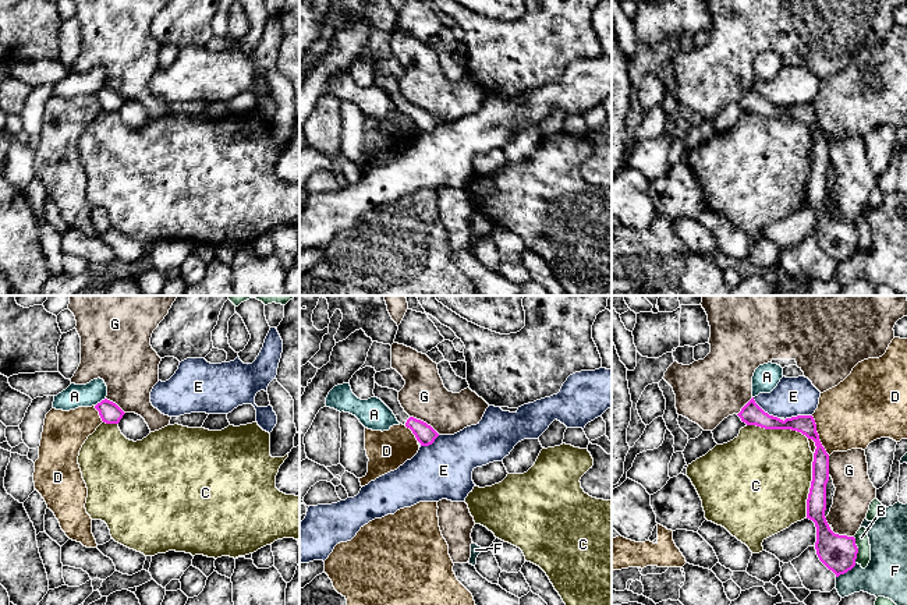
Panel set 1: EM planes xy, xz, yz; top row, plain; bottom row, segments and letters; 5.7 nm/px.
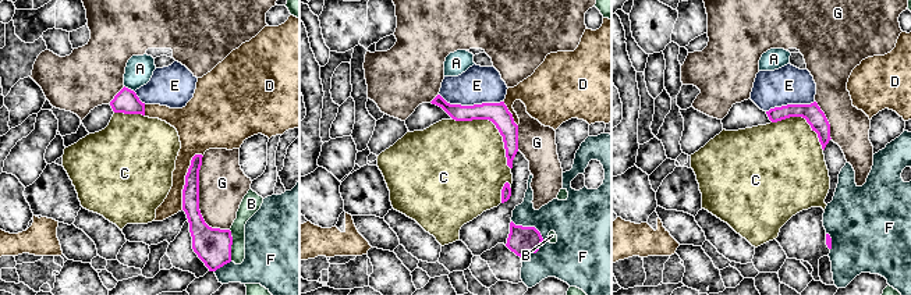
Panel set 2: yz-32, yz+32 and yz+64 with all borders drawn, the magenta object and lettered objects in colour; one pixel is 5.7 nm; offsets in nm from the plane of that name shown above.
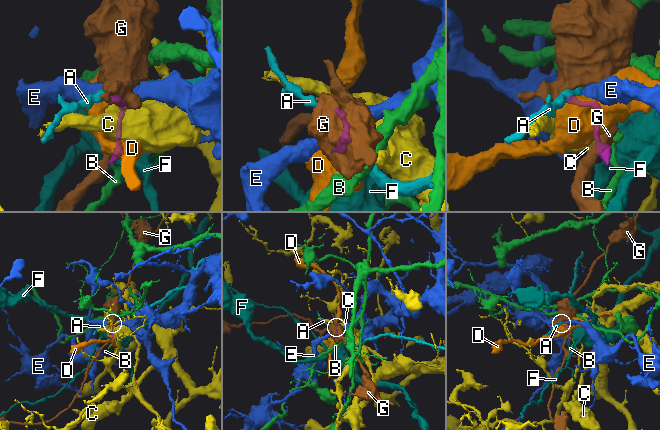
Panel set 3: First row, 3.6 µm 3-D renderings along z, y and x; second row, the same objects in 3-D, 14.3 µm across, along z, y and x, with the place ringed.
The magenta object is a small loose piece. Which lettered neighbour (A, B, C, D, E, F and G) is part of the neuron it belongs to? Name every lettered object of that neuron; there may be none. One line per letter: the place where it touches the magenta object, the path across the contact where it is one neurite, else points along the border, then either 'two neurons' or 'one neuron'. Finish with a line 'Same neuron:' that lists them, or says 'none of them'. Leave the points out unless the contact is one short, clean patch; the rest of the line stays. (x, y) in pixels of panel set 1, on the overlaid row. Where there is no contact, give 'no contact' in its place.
A: xy (101, 402) | along xy (105, 397), (95, 406) | two neurons
B: yz (857, 549) | along yz (853, 537), (857, 545), (856, 562) | two neurons
C: yz (811, 485) | two neurons
D: yz (818, 435) | two neurons
E: yz (764, 411) | along yz (753, 397), (765, 411), (779, 418) | two neurons
F: yz (846, 572) | along yz (856, 563), (836, 577) | two neurons
G: xz (425, 423) | two neurons
Same neuron: none of them

